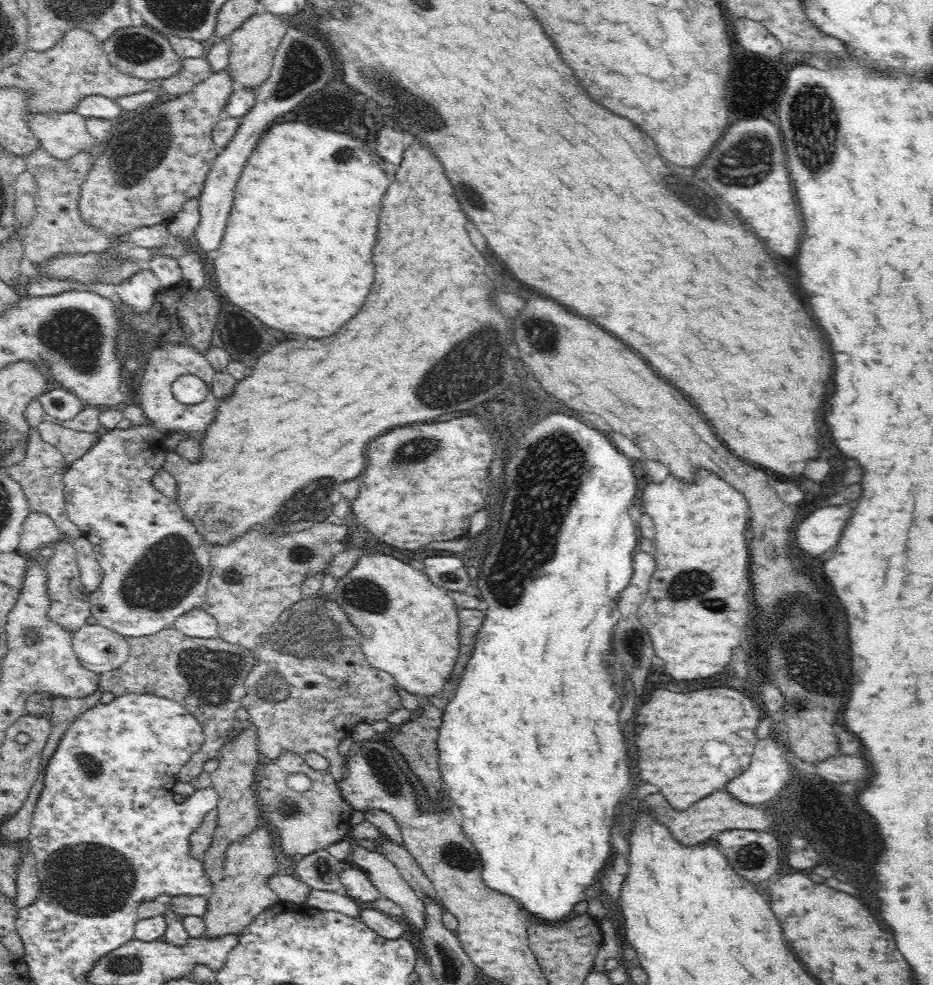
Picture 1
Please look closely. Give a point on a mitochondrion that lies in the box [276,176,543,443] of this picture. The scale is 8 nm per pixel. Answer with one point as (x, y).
(481, 367)

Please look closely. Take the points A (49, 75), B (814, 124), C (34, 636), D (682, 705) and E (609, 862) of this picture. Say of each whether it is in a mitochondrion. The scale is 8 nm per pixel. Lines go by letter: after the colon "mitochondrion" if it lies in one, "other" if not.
A: other
B: mitochondrion
C: mitochondrion
D: other
E: other

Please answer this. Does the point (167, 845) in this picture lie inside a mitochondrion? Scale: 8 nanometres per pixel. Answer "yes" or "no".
no

